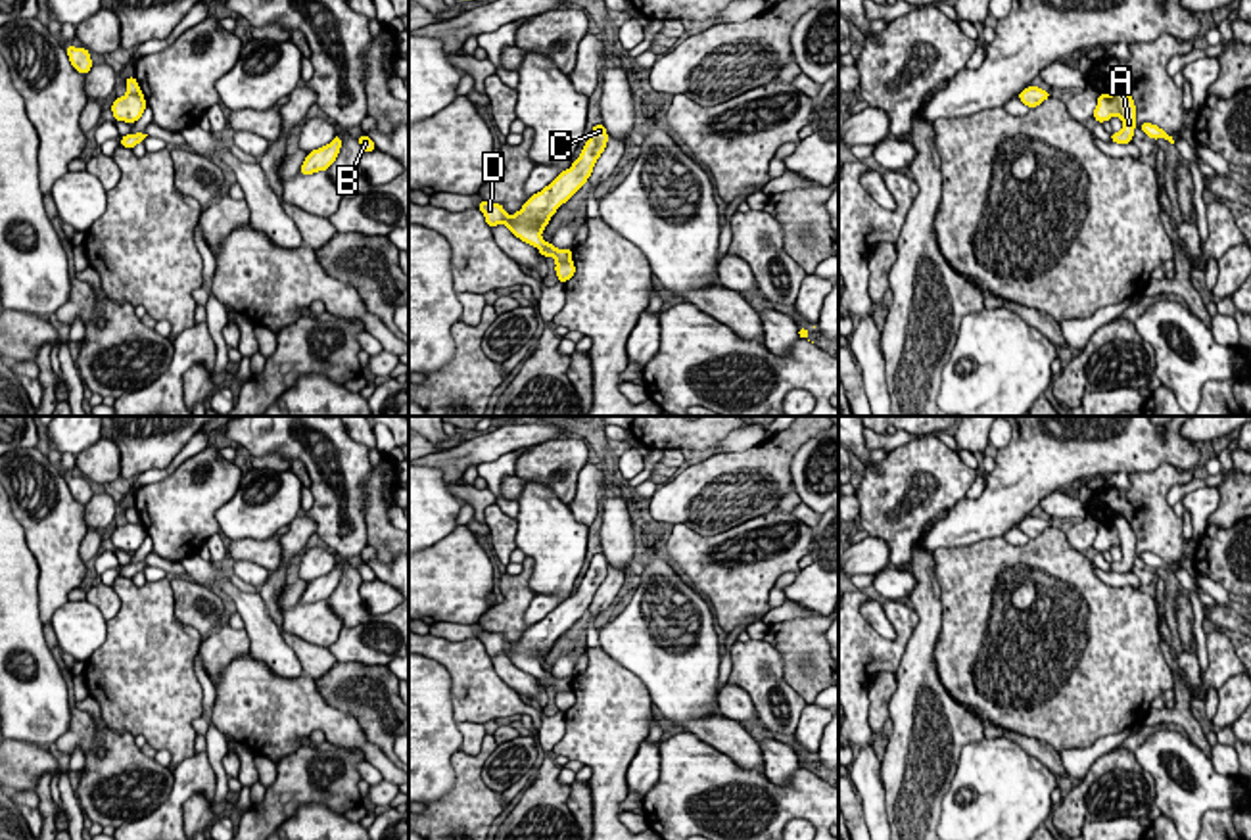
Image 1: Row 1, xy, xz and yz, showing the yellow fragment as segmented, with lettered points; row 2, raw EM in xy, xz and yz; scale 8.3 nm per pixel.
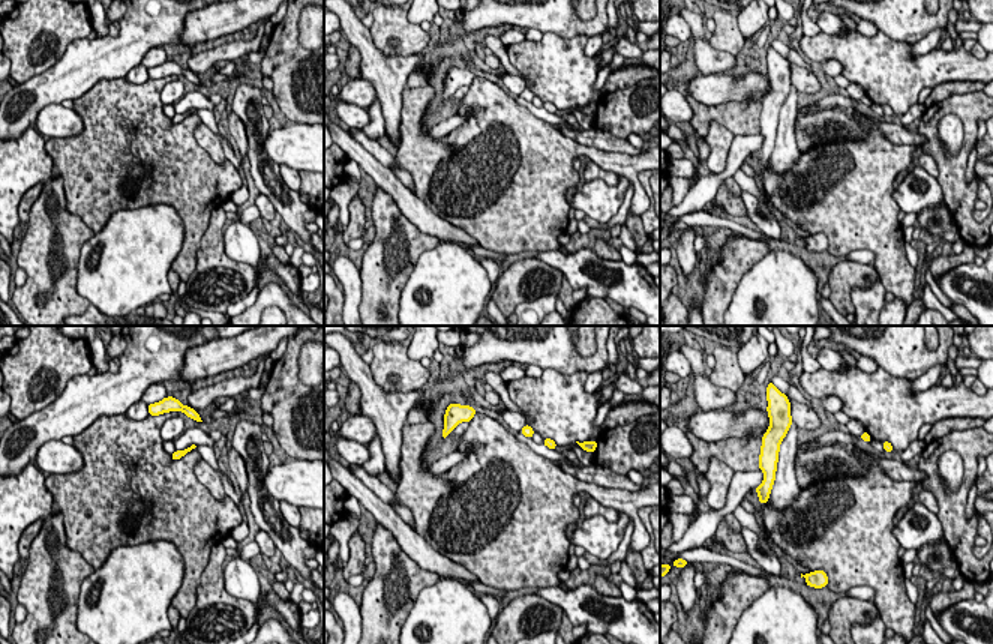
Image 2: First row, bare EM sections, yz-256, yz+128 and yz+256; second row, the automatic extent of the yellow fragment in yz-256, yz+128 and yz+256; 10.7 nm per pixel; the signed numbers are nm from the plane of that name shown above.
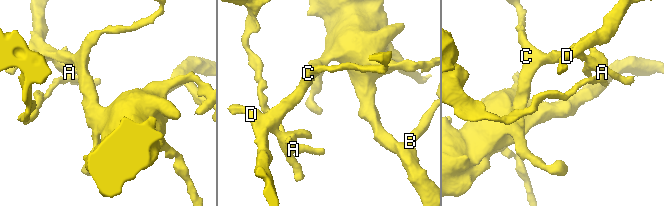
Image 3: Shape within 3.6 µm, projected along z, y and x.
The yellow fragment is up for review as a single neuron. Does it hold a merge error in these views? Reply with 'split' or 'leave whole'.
split

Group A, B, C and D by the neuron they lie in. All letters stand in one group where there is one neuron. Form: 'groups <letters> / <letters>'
groups A / B C D

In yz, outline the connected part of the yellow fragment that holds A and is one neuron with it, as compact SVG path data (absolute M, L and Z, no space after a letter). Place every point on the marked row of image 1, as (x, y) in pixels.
M1115 88L1113 96L1119 104L1119 117L1122 121L1121 132L1111 132L1111 142L1115 144L1130 144L1136 128L1136 104L1132 96L1124 88Z

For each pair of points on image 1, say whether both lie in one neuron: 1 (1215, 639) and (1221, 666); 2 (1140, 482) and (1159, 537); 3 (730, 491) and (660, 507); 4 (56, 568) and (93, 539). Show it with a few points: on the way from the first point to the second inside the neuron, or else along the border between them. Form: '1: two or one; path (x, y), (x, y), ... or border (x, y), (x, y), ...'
1: one; path (1219, 645), (1221, 660)
2: one; path (1146, 495), (1156, 524)
3: one; path (712, 495), (678, 501)
4: two; border (89, 530), (77, 555)

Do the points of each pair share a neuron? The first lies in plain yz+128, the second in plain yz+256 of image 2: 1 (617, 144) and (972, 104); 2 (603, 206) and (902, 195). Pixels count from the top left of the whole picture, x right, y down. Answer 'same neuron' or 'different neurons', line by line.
1: different neurons
2: same neuron

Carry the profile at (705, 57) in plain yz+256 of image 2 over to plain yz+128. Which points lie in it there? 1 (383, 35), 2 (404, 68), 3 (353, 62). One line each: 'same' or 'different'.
1: different
2: same
3: different

